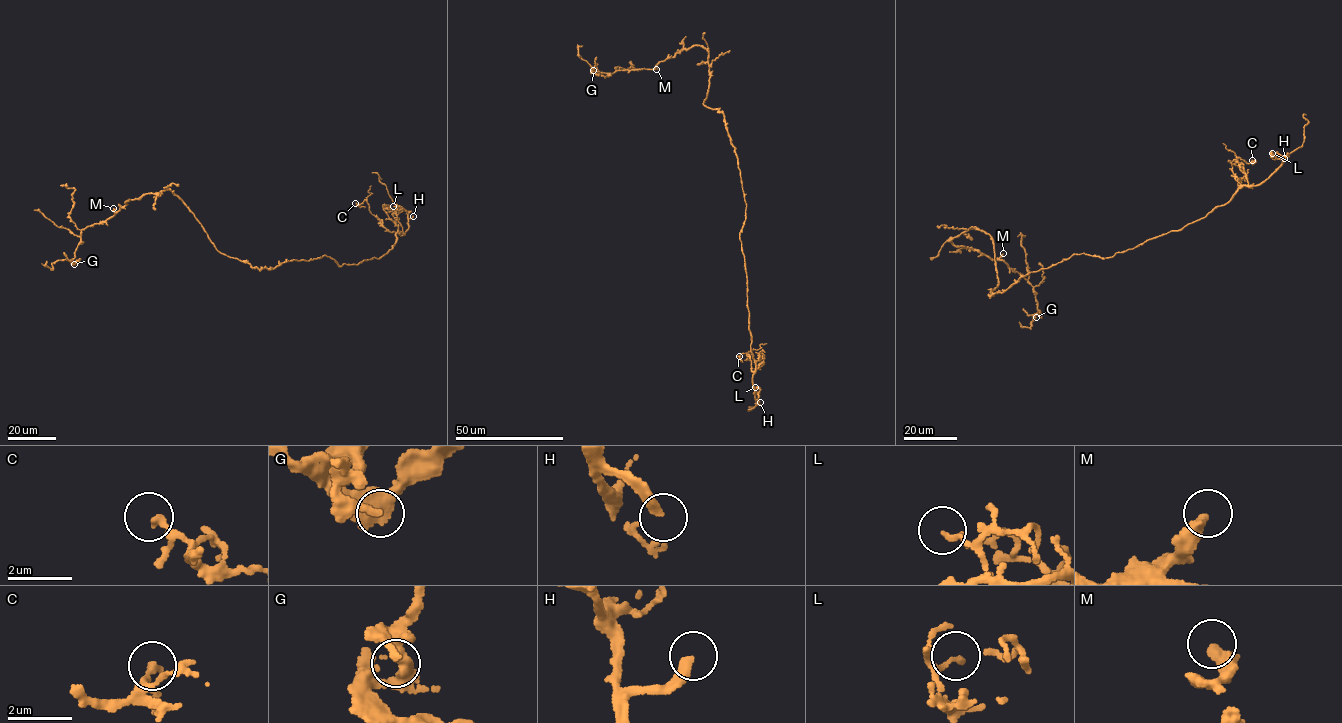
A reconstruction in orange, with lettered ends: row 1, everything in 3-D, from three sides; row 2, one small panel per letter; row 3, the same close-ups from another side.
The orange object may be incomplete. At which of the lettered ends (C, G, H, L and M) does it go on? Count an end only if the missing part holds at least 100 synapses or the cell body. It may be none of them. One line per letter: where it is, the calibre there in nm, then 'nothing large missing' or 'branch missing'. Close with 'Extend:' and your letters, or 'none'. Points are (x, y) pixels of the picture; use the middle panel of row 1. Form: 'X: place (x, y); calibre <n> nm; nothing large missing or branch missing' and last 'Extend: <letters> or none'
C: place (739, 356); calibre 140 nm; nothing large missing
G: place (593, 70); calibre 240 nm; nothing large missing
H: place (760, 402); calibre 240 nm; branch missing
L: place (755, 387); calibre 90 nm; nothing large missing
M: place (656, 69); calibre 380 nm; nothing large missing
Extend: H

